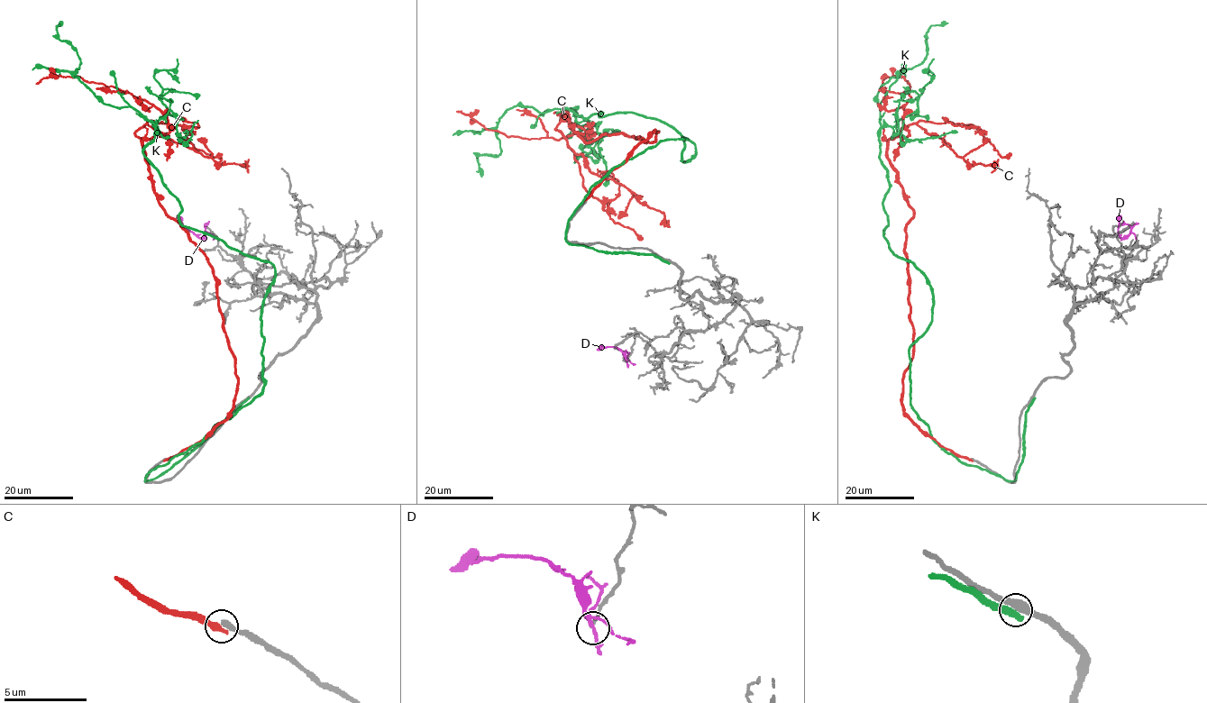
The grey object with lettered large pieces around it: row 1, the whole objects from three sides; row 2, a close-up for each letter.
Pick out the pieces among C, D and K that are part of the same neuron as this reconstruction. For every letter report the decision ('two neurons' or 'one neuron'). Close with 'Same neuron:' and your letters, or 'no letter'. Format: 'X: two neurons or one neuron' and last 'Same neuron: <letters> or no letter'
C: two neurons
D: two neurons
K: two neurons
Same neuron: no letter

